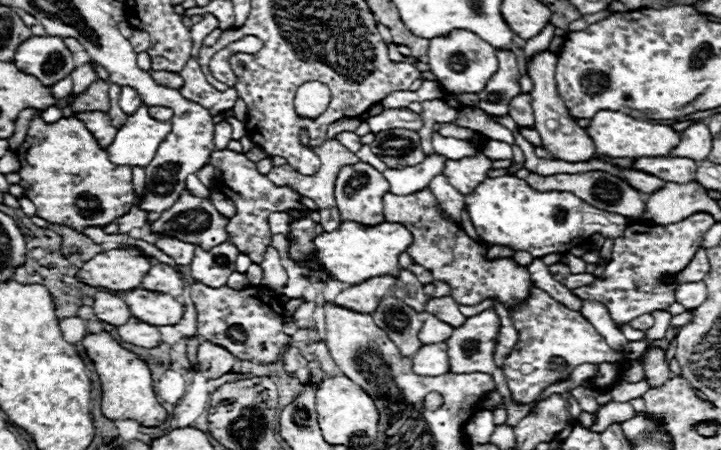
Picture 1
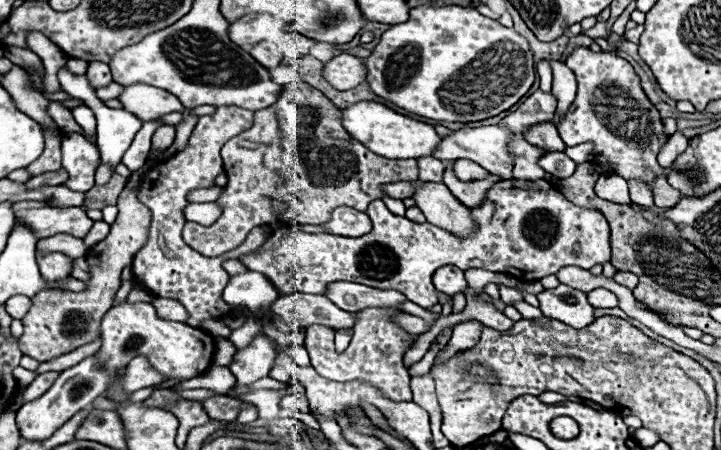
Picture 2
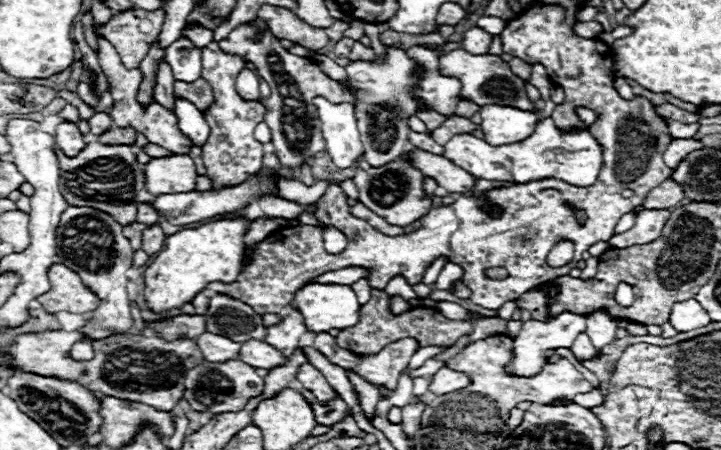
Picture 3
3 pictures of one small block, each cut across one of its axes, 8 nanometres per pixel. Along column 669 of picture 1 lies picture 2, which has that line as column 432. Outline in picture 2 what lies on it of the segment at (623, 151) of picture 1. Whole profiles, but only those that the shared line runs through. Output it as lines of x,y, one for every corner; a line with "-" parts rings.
356,102
342,110
342,124
352,138
368,146
374,154
384,158
420,158
430,156
440,146
440,136
434,126
396,114
378,102

